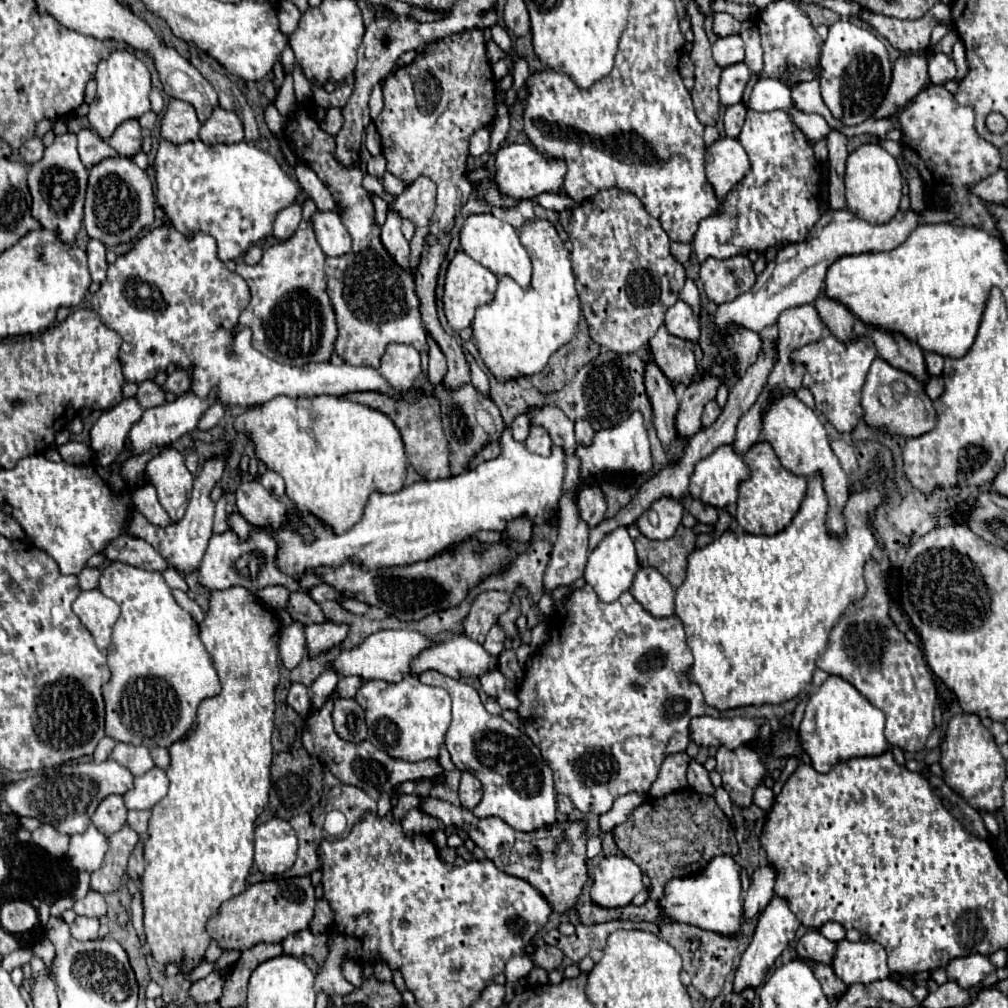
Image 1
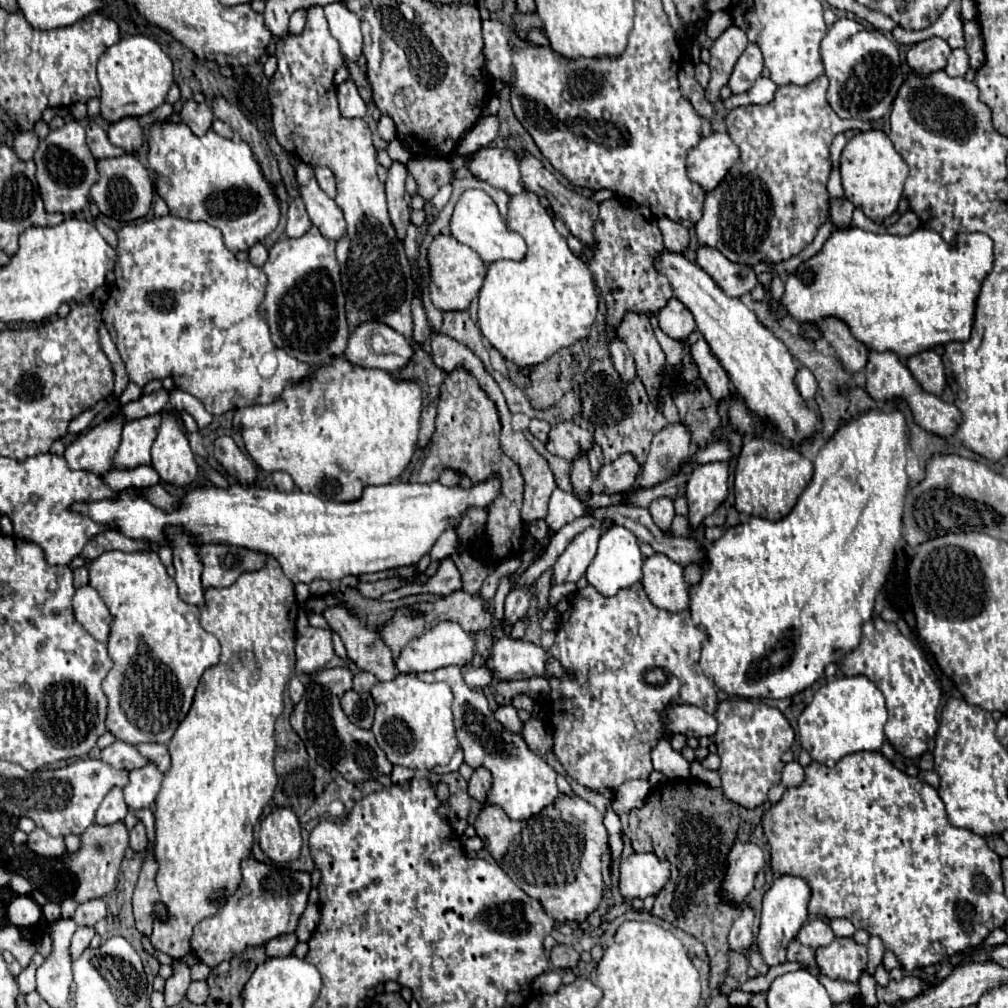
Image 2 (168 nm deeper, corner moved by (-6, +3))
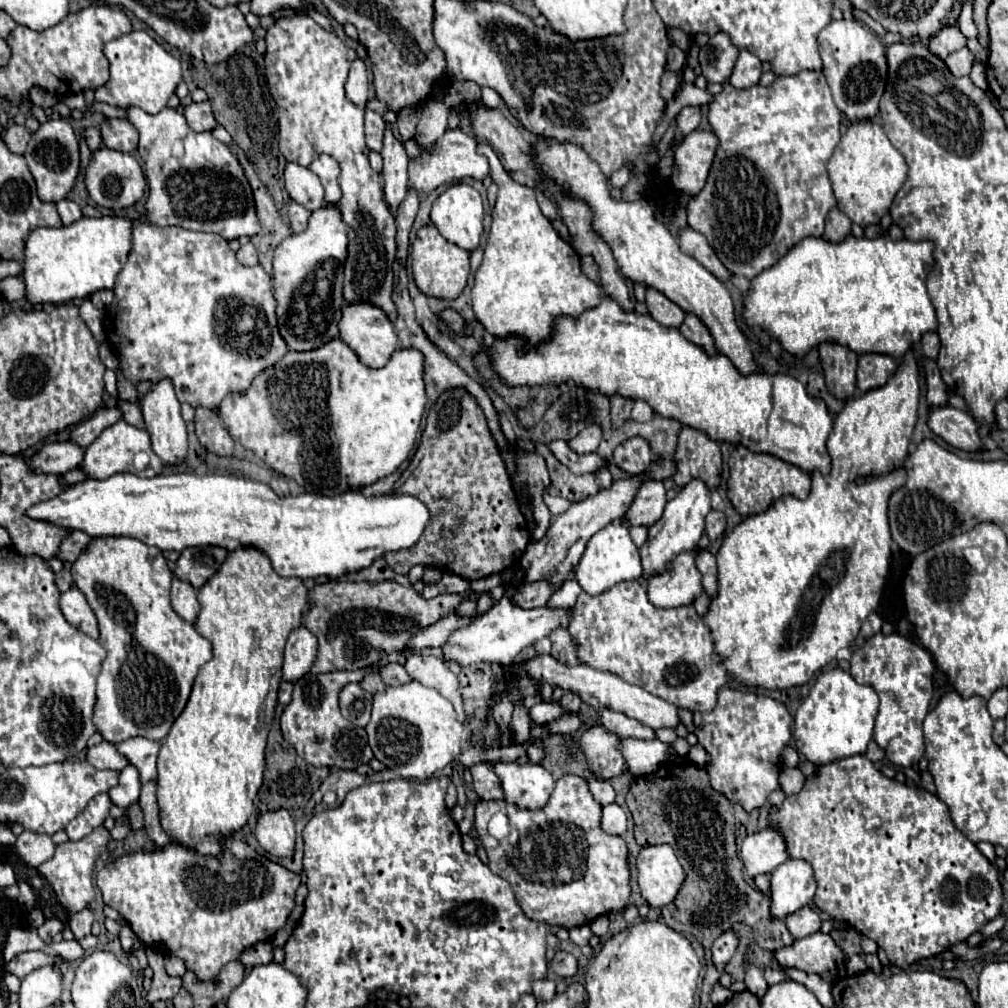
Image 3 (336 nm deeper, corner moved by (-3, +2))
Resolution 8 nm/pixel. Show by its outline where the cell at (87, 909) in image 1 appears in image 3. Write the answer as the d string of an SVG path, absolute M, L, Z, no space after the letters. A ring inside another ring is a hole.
M85 909L85 911L79 911L71 917L69 921L69 927L75 935L75 939L81 939L85 935L91 935L91 925L93 925L95 917L93 917L93 911L91 909Z

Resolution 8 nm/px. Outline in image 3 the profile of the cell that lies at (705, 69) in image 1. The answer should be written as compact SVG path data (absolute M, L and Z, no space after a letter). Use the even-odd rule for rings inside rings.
M665 71L661 77L661 97L669 101L677 95L679 89L681 89L681 75L675 71Z

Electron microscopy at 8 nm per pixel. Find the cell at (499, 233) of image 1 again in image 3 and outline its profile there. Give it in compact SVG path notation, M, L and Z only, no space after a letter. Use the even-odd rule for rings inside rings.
M455 183L451 187L447 187L433 203L431 207L431 223L439 229L439 233L459 245L461 249L473 251L479 245L481 233L483 233L483 203L481 203L481 195L467 183Z

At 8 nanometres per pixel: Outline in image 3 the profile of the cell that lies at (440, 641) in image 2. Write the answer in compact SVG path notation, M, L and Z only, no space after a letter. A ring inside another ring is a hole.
M505 595L499 603L495 603L483 617L475 619L471 625L457 629L447 643L443 645L443 651L447 655L447 659L457 661L459 665L471 665L471 663L501 663L501 665L509 665L513 663L513 659L519 659L521 651L529 645L533 645L537 639L547 637L551 631L563 627L567 629L569 621L573 619L573 611L571 609L551 609L551 607L539 607L539 609L521 609L515 607L509 597Z

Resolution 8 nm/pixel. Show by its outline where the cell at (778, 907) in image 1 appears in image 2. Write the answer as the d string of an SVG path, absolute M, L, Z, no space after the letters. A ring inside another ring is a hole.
M780 876L774 880L772 888L766 892L762 902L762 920L758 932L758 950L766 962L766 966L776 966L786 962L786 948L798 936L802 924L808 918L806 906L810 900L810 888L802 878Z

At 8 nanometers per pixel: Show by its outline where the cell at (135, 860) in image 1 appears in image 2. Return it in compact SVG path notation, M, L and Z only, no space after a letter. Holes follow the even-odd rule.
M136 824L132 830L130 830L130 846L134 852L144 852L146 850L146 830L144 830L144 824Z

